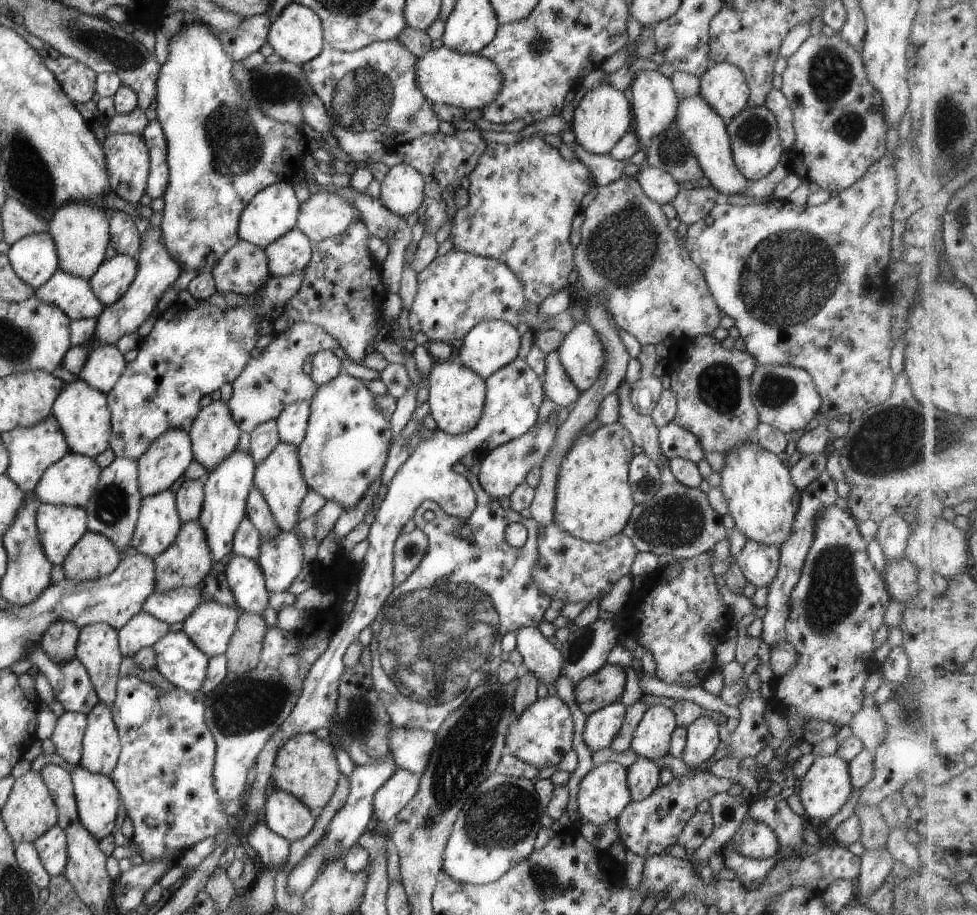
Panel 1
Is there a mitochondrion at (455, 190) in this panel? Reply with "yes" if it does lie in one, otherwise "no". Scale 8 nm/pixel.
no

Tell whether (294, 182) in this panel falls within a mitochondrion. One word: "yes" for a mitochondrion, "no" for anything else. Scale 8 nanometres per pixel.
no

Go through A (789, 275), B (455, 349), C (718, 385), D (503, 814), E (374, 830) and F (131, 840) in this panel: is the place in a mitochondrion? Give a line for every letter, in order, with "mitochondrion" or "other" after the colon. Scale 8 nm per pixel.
A: mitochondrion
B: other
C: mitochondrion
D: mitochondrion
E: other
F: other

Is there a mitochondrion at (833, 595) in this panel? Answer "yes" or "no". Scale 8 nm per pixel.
yes

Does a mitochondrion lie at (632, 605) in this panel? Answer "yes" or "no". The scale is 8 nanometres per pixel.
no

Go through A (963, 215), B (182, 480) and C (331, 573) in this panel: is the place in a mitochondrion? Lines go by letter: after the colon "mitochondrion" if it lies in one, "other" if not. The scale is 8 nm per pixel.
A: mitochondrion
B: other
C: other

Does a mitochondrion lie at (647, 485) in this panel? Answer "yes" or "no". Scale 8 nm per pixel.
yes

